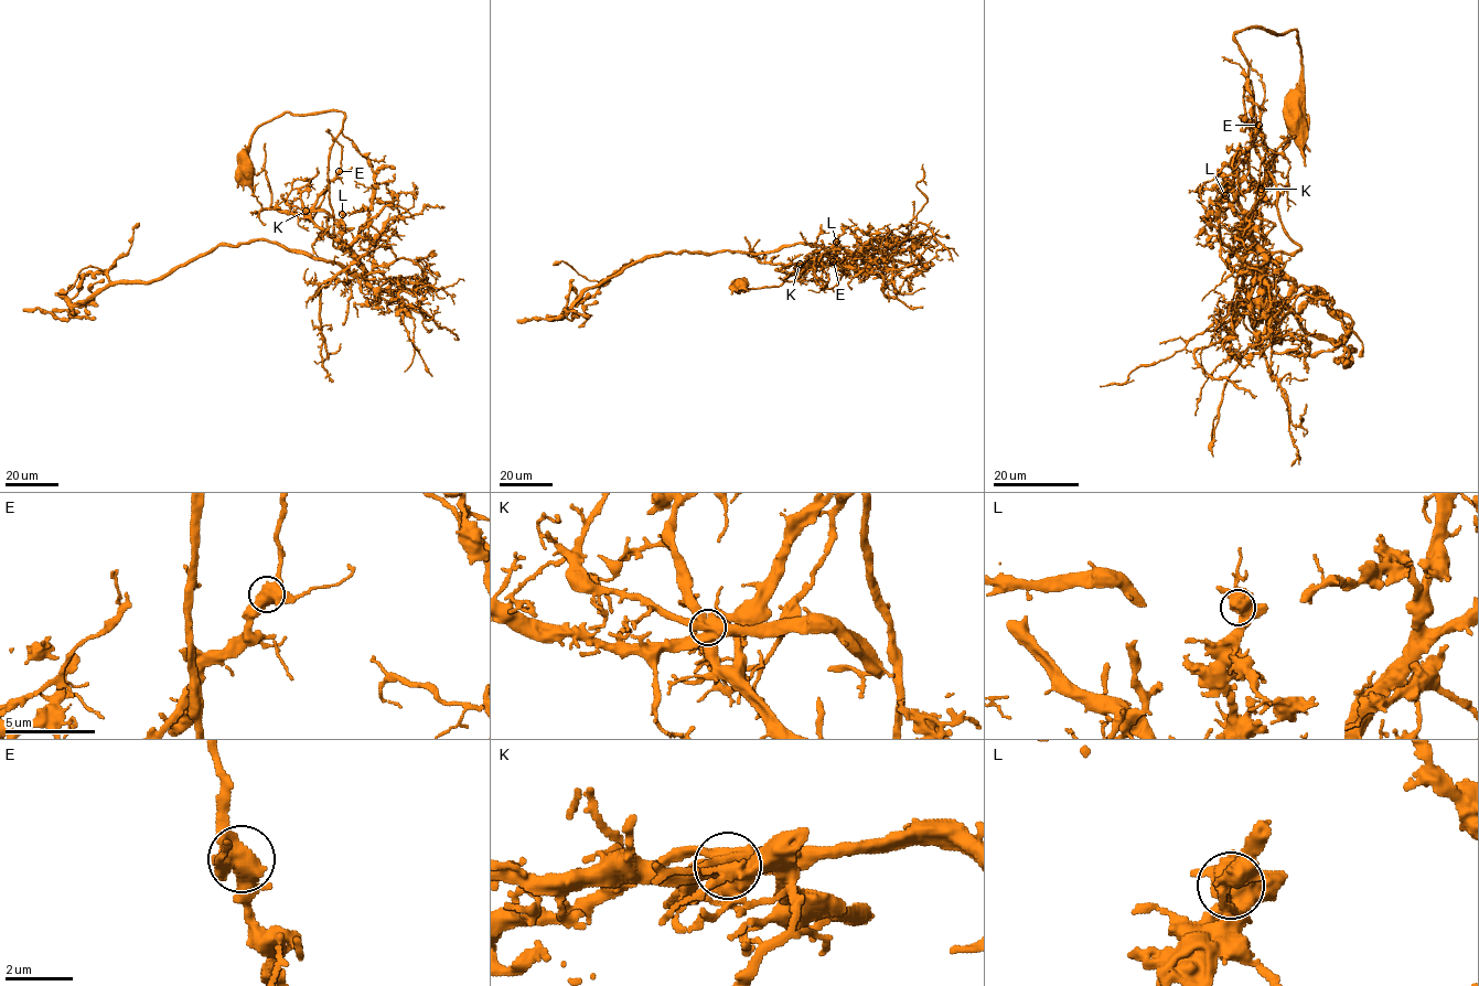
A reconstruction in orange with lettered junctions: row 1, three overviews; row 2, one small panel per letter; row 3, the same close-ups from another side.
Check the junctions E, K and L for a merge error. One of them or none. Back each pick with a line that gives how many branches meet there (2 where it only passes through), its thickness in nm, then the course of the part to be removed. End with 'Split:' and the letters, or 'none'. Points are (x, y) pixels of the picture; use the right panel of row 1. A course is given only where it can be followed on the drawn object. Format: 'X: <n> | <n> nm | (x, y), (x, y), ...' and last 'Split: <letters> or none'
K: 5 | 600 nm | (1261, 189), (1262, 193), (1249, 174), (1247, 164), (1254, 135), (1250, 79)
Split: K

